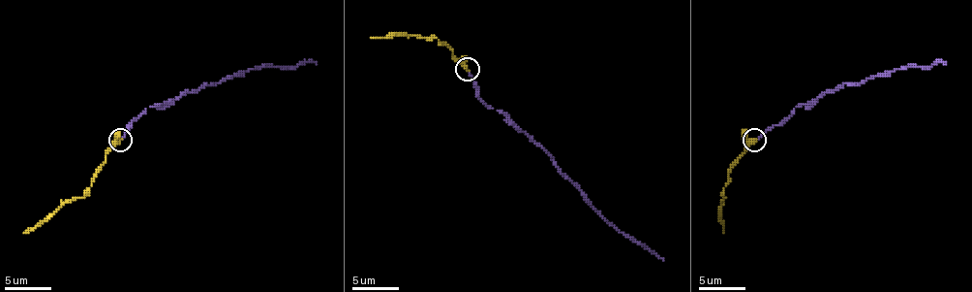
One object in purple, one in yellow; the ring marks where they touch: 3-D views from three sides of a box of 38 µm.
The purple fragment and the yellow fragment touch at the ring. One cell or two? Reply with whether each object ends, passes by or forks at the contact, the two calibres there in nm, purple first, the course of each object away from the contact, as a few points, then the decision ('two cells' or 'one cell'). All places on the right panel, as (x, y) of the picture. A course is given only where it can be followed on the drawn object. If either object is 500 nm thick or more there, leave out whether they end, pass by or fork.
purple ends there; yellow passes by; 170 nm thick on the purple side, 260 nm on the other; purple runs (756, 139), (794, 109), (812, 104), (842, 82), (859, 85), (908, 66), (946, 64); yellow runs (754, 139), (731, 170), (723, 190), (723, 233); one cell

